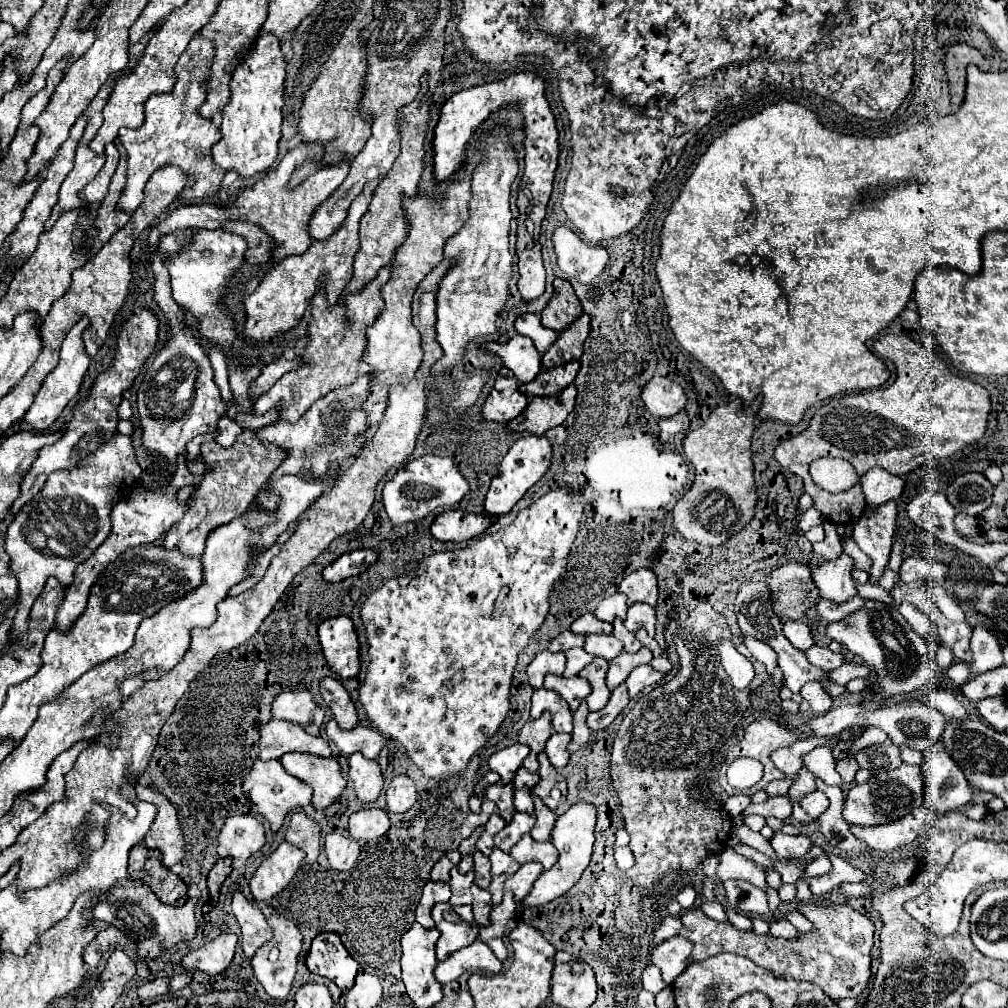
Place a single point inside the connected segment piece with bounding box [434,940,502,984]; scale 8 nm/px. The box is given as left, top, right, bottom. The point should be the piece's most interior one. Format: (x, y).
(477, 956)

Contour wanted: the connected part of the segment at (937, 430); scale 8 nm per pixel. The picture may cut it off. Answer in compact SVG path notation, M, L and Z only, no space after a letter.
M882 336L874 342L874 348L876 354L882 354L898 366L898 378L882 388L832 398L818 408L802 434L782 440L776 448L780 466L804 480L804 490L812 496L814 508L832 524L854 524L862 516L866 500L860 484L854 484L844 494L830 494L818 488L808 474L812 460L820 456L838 456L848 460L858 476L874 466L902 476L922 466L926 460L948 458L964 446L978 442L986 432L988 414L992 410L986 388L952 374L936 352L930 352L908 336Z

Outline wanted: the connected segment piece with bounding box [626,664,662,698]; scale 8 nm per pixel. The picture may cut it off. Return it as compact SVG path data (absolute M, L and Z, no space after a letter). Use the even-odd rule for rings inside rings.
M650 664L634 668L634 670L632 670L632 674L630 674L630 676L628 676L628 680L626 680L626 686L628 686L630 696L634 698L634 696L636 696L636 694L640 694L644 688L648 688L648 686L656 684L660 678L662 678L662 674L660 674L660 672L656 672Z

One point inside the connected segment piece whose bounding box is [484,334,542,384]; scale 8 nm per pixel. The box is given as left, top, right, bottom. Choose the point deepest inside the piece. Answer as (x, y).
(519, 355)

